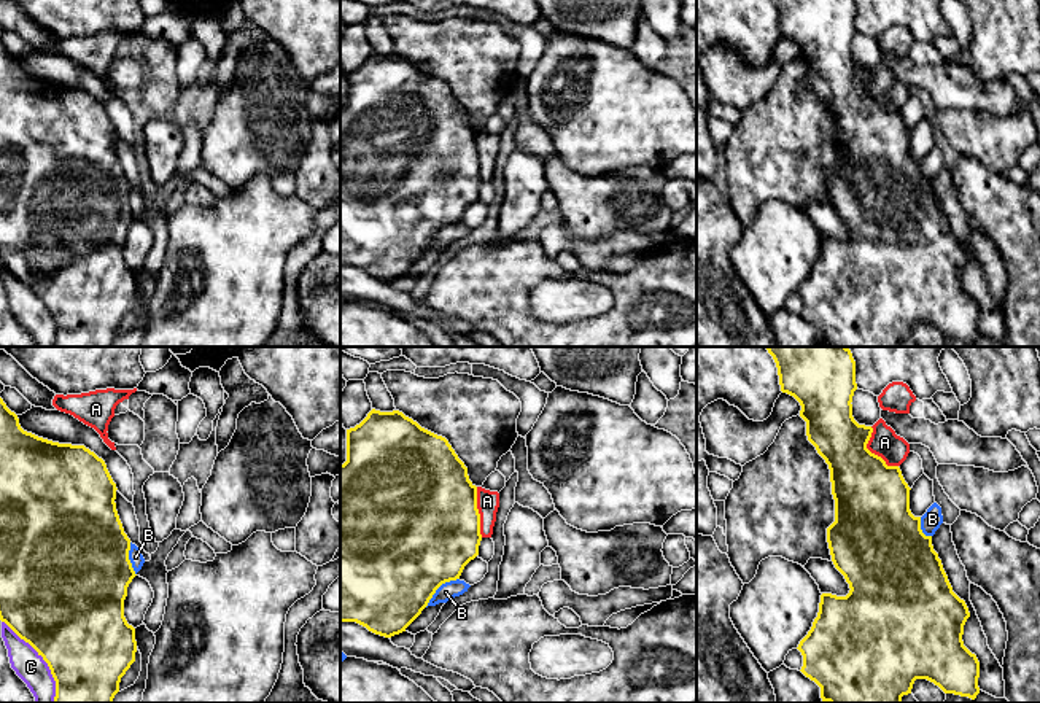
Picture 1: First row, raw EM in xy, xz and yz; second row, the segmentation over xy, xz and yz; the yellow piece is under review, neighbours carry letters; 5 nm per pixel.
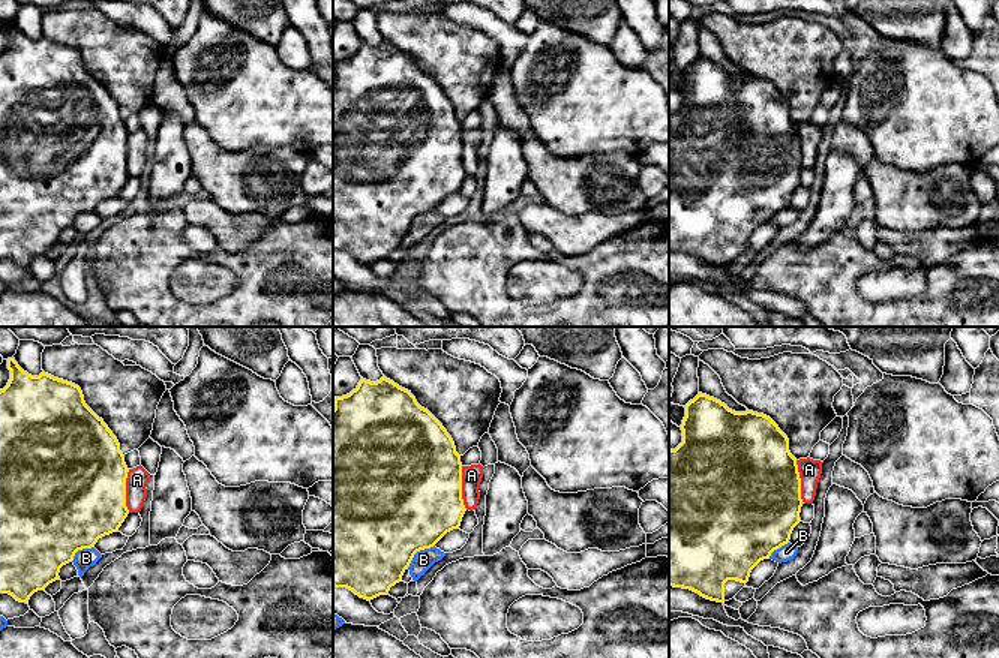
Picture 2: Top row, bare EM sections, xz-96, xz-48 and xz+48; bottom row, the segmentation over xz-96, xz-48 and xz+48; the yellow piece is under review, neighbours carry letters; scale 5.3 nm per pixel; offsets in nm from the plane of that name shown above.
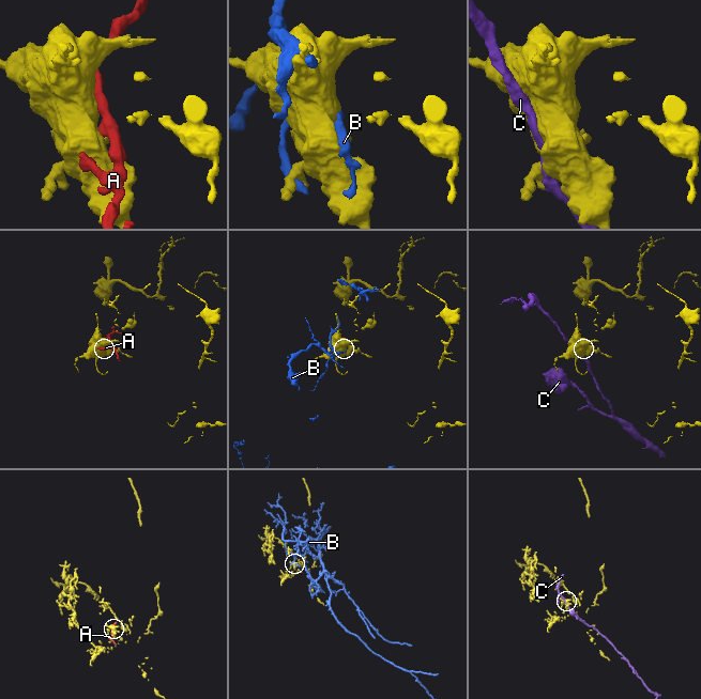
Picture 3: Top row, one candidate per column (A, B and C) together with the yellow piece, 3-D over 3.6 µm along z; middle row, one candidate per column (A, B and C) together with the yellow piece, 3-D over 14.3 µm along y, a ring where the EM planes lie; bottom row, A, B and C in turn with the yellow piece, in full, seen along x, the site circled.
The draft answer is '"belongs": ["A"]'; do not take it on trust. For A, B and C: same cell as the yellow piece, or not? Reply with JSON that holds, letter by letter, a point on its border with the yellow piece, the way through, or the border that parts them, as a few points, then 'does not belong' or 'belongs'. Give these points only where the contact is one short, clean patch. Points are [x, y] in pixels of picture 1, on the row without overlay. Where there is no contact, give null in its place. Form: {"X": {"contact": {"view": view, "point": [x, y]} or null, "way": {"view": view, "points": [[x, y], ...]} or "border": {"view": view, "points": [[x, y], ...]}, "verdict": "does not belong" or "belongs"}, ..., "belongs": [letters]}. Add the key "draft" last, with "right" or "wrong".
{"A": {"contact": {"view": "yz", "point": [870, 96]}, "verdict": "belongs"}, "B": {"contact": {"view": "xz", "point": [439, 229]}, "verdict": "does not belong"}, "C": {"contact": {"view": "xy", "point": [43, 302]}, "verdict": "does not belong"}, "belongs": ["A"], "draft": "right"}

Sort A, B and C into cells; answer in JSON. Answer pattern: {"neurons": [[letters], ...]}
{"neurons": [["A"], ["B"], ["C"]]}

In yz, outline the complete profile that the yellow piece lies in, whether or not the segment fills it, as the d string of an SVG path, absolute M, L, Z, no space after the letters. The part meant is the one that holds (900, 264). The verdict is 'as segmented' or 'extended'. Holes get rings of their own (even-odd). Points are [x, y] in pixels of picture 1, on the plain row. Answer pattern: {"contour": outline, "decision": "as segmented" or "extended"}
{"contour": "M773 0L781 35L794 40L800 49L800 60L806 65L808 84L816 91L817 97L825 103L830 113L832 138L835 143L835 165L827 172L827 186L835 212L844 219L849 227L846 240L822 237L817 261L813 266L808 278L800 285L798 294L803 299L801 317L821 331L822 345L829 347L902 347L902 340L911 337L916 323L927 323L938 329L945 337L968 340L972 344L980 337L980 305L962 285L964 269L970 261L968 251L960 243L948 224L938 197L933 194L932 180L926 180L921 173L921 161L914 161L910 154L910 130L905 126L898 110L887 110L886 105L871 97L867 87L871 81L873 72L859 68L852 60L852 40L857 33L856 27L856 5L852 0Z", "decision": "as segmented"}

